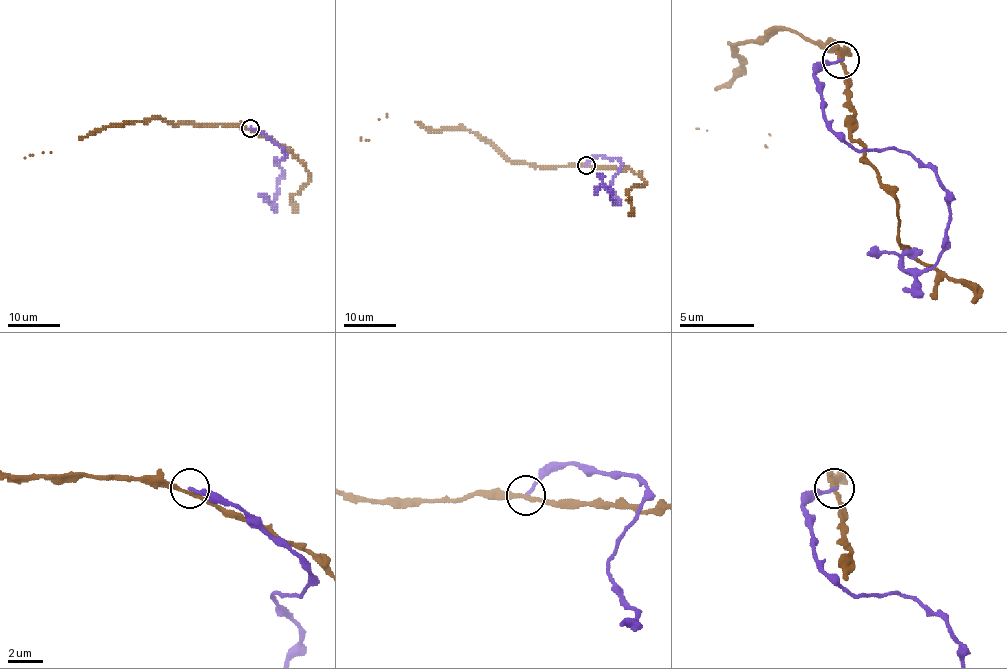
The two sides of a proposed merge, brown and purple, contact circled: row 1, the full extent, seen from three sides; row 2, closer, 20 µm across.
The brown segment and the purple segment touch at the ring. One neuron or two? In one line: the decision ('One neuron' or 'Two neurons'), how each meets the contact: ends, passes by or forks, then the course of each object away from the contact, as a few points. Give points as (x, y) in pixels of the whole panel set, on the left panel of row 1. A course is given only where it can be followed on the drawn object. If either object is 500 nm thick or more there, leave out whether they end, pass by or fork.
Two neurons. At the ring brown passes by. At the ring purple ends. Course of brown: (249, 128), (228, 124), (168, 123), (160, 118), (110, 124), (24, 158). Course of purple: (250, 128), (266, 133), (285, 153), (283, 159), (275, 159), (283, 174), (273, 201), (262, 194)

